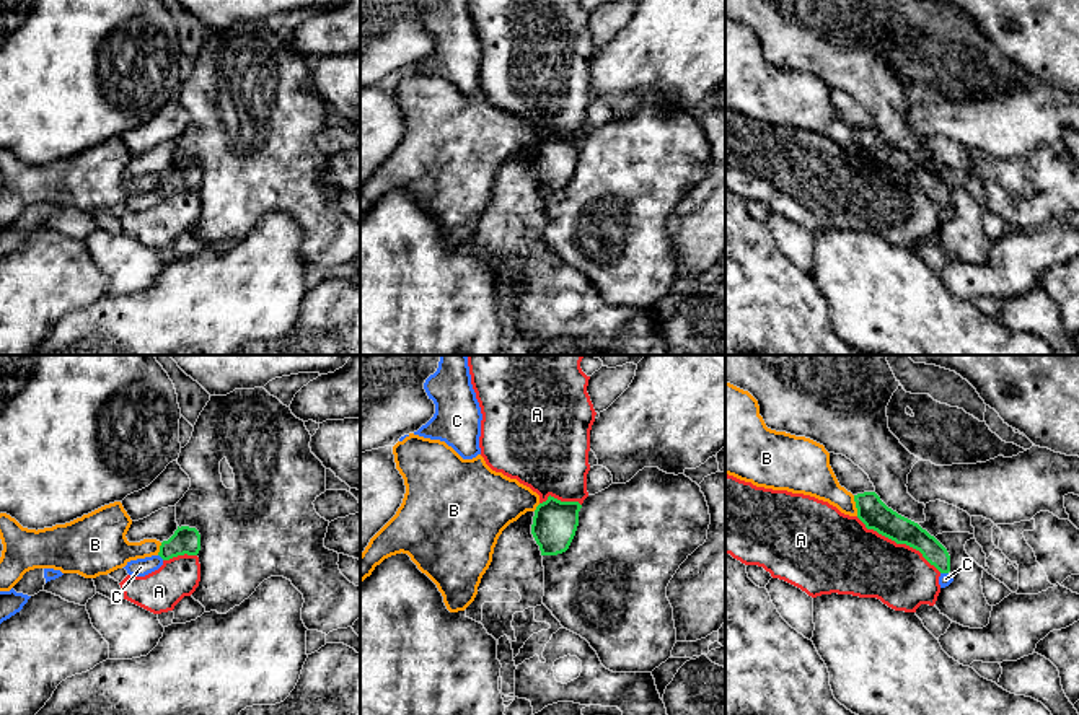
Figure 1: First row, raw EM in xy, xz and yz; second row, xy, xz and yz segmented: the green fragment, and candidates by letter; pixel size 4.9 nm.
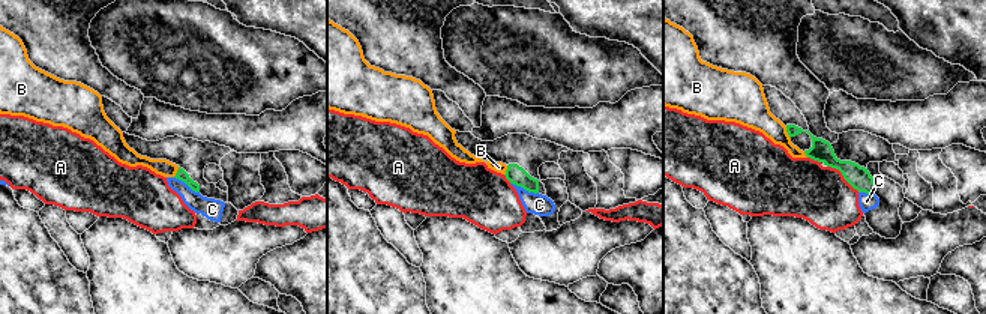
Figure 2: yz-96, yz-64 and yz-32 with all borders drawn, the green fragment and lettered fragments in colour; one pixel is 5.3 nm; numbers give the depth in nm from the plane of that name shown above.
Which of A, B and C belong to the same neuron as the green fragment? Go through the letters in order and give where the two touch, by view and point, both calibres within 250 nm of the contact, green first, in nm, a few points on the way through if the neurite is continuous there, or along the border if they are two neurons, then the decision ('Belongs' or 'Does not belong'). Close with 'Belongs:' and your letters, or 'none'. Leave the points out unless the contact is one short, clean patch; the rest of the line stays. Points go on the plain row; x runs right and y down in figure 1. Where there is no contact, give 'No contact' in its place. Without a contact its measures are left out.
A: Touches green at yz (898, 178). Thickness 150 nm (green) against 340 nm. Does not belong
B: Touches green at yz (856, 140). Thickness 150 nm (green) against 190 nm. Does not belong
C: Touches green at yz (944, 207). Thickness 120 nm (green) against 60 nm. Boundary: yz (941, 207), (947, 209). Does not belong
Belongs: none

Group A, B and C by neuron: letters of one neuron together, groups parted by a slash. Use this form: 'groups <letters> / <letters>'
groups A / B / C

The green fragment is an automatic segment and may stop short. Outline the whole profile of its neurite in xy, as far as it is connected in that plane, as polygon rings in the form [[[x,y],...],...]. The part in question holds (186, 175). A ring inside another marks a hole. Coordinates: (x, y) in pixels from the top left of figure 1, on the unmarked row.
[[[176,142],[161,143],[150,151],[132,156],[127,169],[129,178],[156,174],[161,178],[158,191],[170,195],[178,191],[197,191],[200,186],[200,169],[196,163],[178,161]]]

